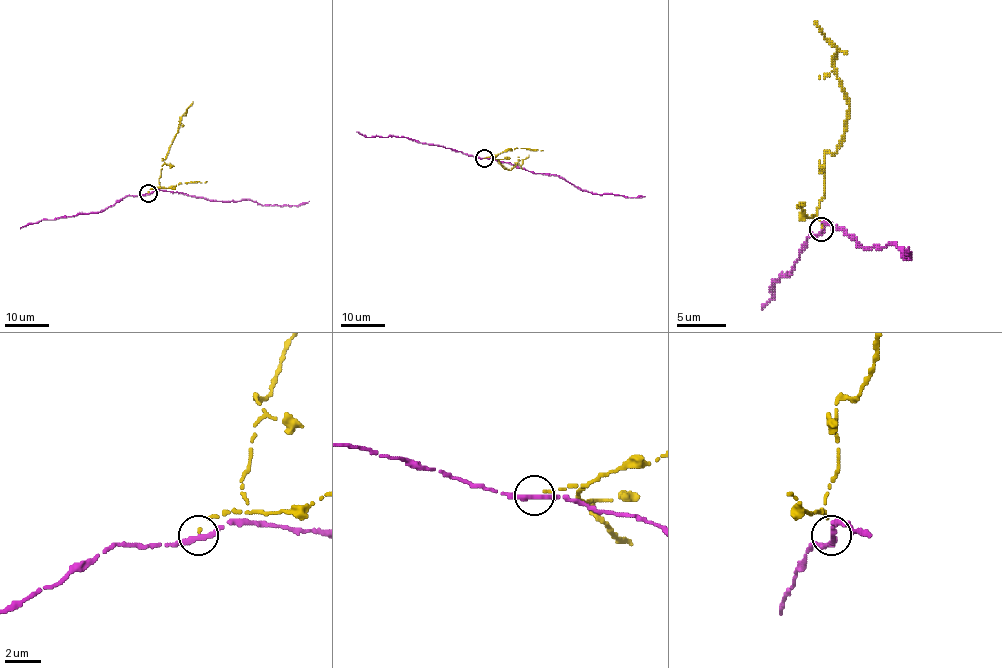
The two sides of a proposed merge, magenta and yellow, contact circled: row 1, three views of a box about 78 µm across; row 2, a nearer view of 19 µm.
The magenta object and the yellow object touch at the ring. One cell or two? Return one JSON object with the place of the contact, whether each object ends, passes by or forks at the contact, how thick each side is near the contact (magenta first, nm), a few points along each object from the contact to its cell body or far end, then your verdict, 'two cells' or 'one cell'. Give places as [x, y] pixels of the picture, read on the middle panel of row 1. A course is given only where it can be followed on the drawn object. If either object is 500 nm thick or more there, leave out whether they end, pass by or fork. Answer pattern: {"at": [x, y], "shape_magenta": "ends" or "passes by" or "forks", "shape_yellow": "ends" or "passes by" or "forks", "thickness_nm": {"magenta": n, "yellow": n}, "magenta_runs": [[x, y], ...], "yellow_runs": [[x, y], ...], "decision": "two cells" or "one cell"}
{"at": [484, 158], "shape_magenta": "passes by", "shape_yellow": "ends", "thickness_nm": {"magenta": 320, "yellow": 170}, "magenta_runs": [[483, 158], [535, 173], [556, 174], [583, 191], [645, 196]], "yellow_runs": [[483, 158], [496, 156], [510, 170], [515, 163], [521, 165], [528, 155]], "decision": "two cells"}

